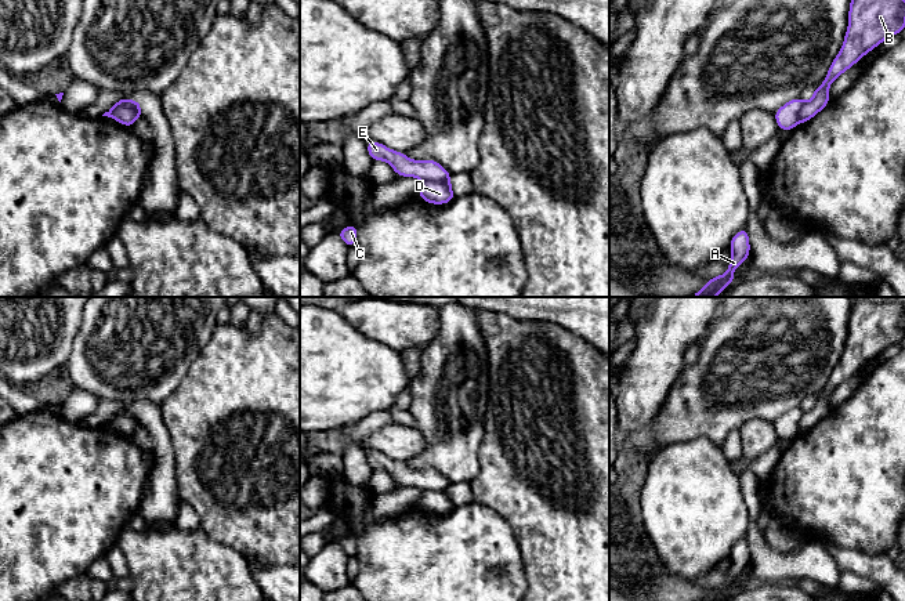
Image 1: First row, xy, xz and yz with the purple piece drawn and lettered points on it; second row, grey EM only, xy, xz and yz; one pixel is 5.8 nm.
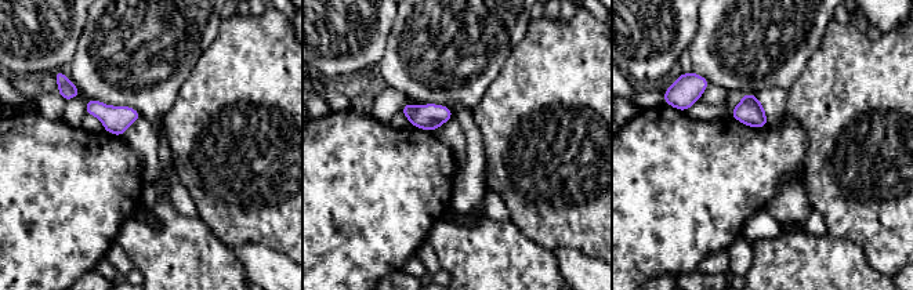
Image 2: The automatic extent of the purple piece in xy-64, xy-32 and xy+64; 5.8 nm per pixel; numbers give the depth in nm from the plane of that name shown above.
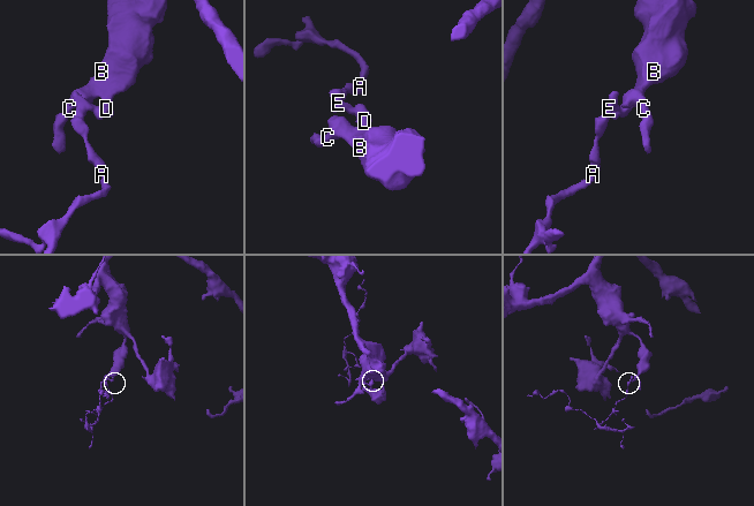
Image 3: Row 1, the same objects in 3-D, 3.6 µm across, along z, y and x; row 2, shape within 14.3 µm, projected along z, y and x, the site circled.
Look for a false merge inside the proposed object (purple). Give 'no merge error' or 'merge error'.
merge error

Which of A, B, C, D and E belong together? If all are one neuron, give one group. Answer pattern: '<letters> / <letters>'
A E / B C D

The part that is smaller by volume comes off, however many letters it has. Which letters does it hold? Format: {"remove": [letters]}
{"remove": ["A", "E"]}

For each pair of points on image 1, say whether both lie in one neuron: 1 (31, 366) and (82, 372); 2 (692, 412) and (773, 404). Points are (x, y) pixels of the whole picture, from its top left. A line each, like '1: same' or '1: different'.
1: different
2: same

